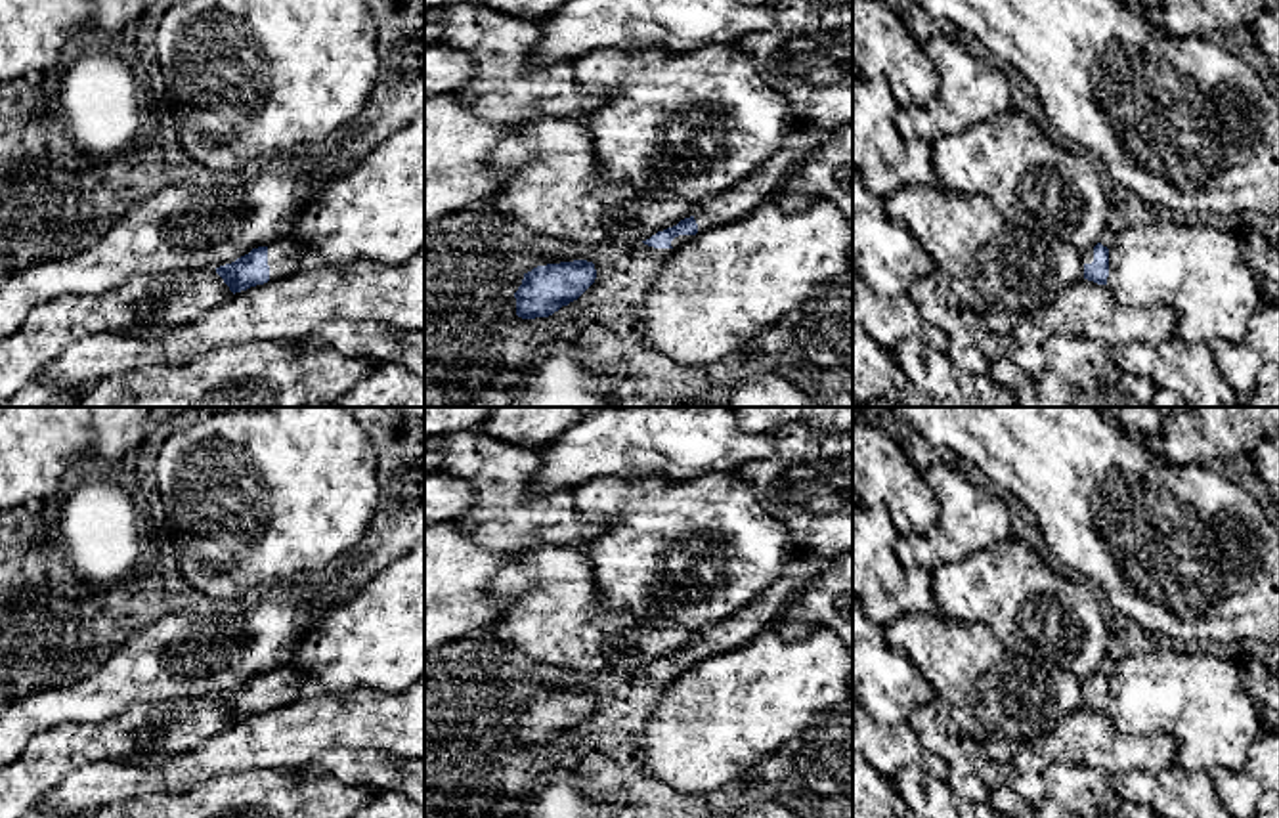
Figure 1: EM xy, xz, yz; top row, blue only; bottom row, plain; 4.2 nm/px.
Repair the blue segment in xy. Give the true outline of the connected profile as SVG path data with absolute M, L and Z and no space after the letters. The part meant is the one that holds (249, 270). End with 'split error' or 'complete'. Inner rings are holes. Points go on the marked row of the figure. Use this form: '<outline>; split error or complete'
M294 237L252 248L231 264L216 268L229 291L241 292L268 281L285 279L314 264L314 256Z; split error

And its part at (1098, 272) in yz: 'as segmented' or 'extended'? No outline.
extended

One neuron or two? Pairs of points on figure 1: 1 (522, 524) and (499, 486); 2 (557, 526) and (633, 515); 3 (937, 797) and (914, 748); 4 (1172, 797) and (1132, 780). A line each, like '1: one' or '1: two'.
1: one
2: two
3: one
4: one

